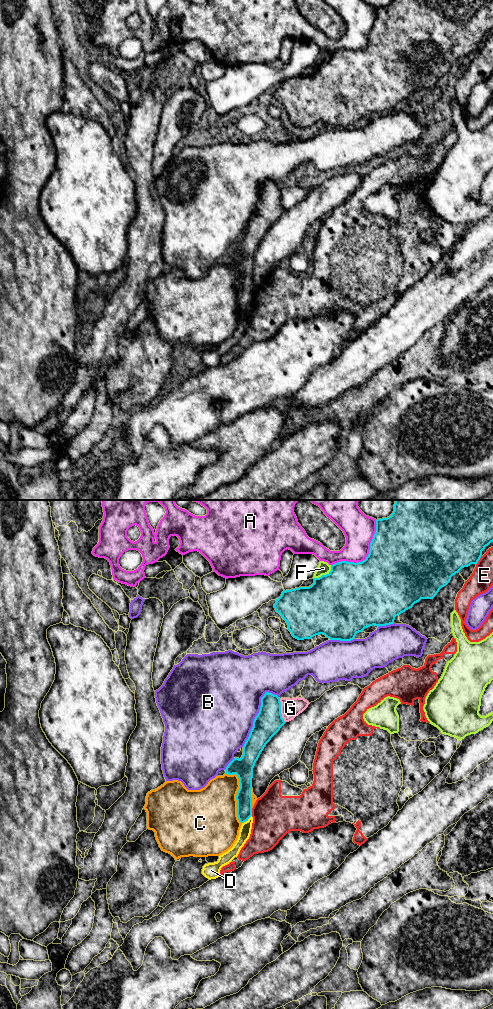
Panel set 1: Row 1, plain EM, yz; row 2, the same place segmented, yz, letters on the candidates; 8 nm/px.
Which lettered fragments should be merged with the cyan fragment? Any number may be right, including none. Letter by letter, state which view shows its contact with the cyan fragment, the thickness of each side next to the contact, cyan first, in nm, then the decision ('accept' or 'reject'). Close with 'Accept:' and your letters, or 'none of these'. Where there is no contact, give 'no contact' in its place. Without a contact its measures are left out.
A: meets cyan in yz; 500 nm thick on the cyan side, 260 nm on the other; reject
B: meets cyan in yz; 220 nm thick on the cyan side, 500 nm on the other; reject
C: meets cyan in yz; 160 nm thick on the cyan side, 400 nm on the other; reject
D: meets cyan in yz; 130 nm thick on the cyan side, 90 nm on the other; reject
E: meets cyan in yz; 480 nm thick on the cyan side, 190 nm on the other; reject
F: meets cyan in yz; 500 nm thick on the cyan side, 100 nm on the other; reject
G: meets cyan in yz; 220 nm thick on the cyan side, 160 nm on the other; reject
Accept: none of these

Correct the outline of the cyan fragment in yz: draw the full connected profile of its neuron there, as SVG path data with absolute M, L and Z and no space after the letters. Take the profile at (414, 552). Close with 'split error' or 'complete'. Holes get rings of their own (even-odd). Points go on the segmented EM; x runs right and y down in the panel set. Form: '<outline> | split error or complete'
M395 500L393 513L387 518L376 520L376 532L365 560L357 563L341 561L331 565L331 571L319 578L313 578L314 583L311 586L284 590L276 599L274 608L286 621L292 636L298 640L312 639L316 635L323 634L330 640L351 641L357 633L367 627L393 624L396 616L412 608L421 599L433 599L439 590L450 582L453 575L464 567L477 564L482 551L491 542L493 542L493 500Z | complete

